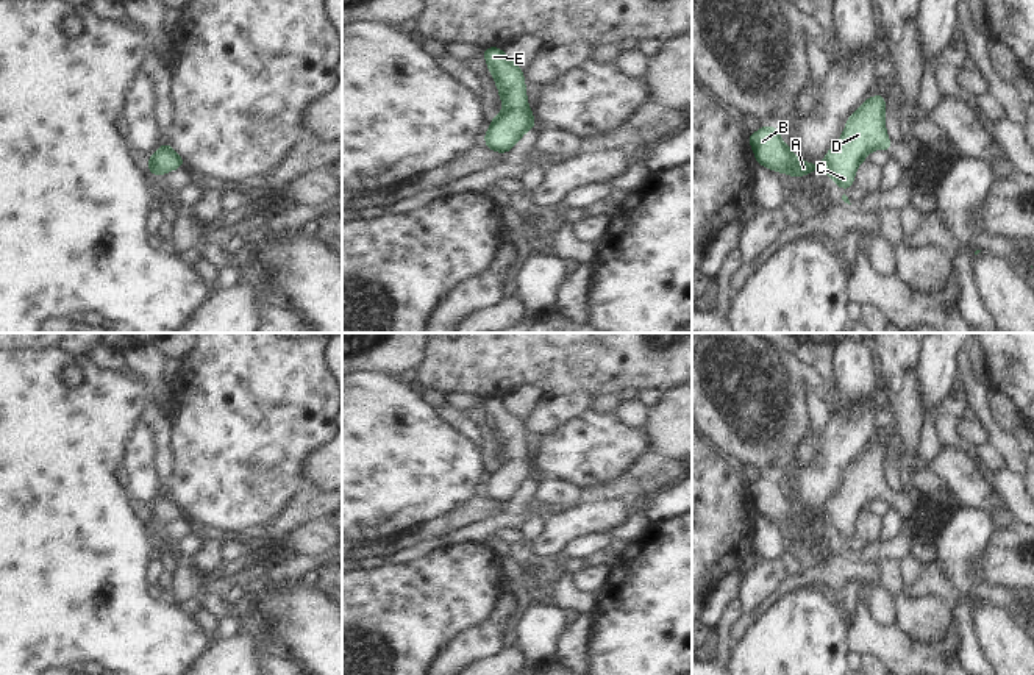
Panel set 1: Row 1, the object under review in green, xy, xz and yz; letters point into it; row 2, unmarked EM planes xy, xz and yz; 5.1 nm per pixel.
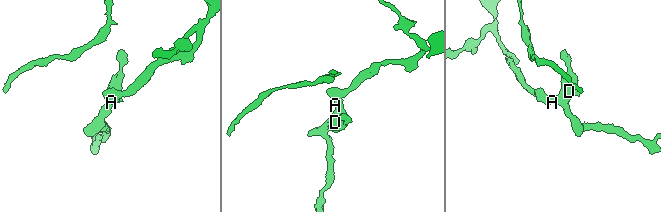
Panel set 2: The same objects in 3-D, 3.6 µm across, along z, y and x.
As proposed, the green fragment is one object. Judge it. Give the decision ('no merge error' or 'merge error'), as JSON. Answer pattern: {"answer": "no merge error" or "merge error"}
{"answer": "no merge error"}

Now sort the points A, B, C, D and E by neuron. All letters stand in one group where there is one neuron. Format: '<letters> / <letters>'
A B C D E

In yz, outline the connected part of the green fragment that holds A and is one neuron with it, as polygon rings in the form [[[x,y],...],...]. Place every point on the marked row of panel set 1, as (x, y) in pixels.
[[[878,94],[848,117],[840,139],[829,148],[817,166],[798,159],[779,136],[778,128],[762,125],[758,133],[748,134],[758,166],[800,178],[814,170],[826,172],[836,186],[848,189],[854,184],[854,173],[868,153],[878,148],[892,152],[886,133],[886,98]]]

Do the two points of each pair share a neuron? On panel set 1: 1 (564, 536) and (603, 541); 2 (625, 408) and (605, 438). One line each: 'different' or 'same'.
1: different
2: different

